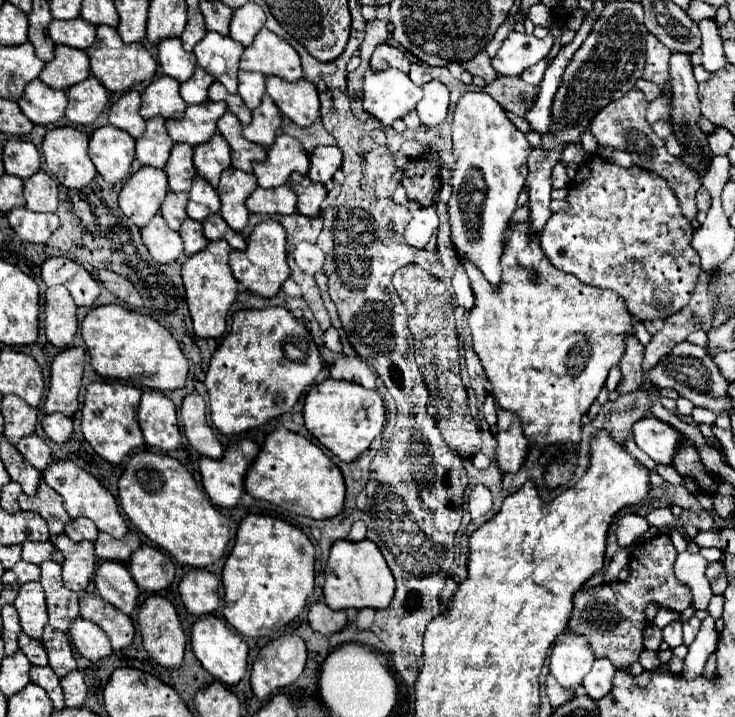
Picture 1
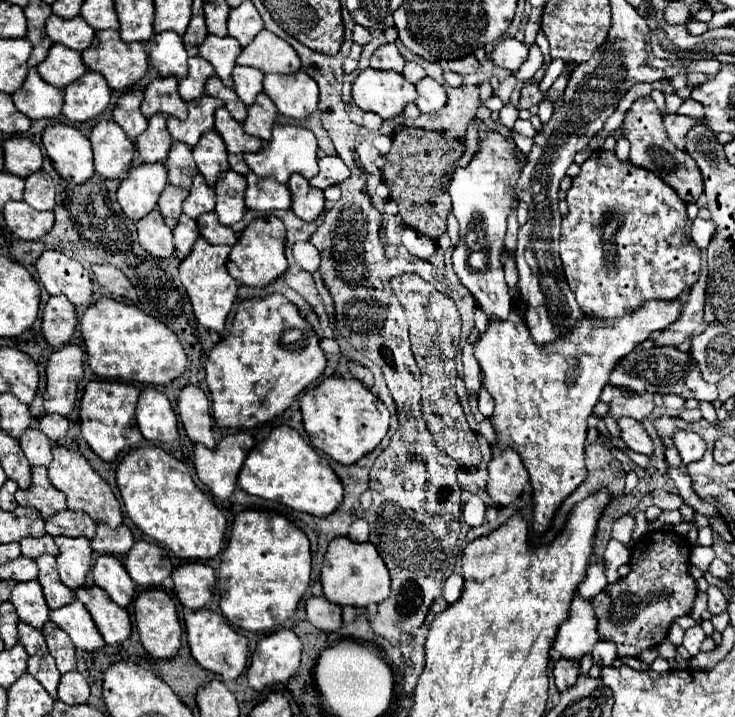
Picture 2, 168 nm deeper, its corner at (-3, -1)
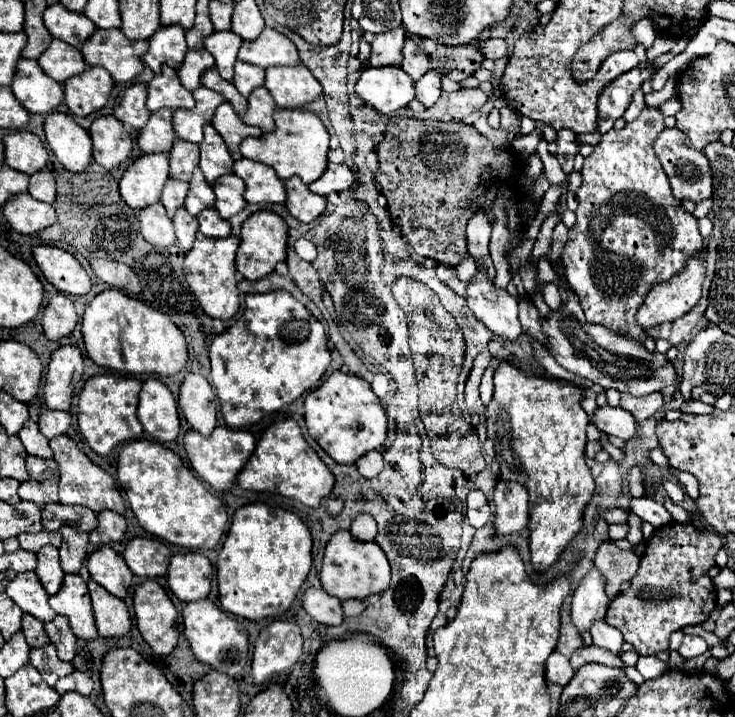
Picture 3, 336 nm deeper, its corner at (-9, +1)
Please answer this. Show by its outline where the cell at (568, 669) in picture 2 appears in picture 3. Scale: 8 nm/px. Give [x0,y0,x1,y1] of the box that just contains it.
[571,647,625,669]

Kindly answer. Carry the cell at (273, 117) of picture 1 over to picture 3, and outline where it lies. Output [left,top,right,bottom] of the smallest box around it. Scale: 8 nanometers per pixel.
[243,87,275,133]

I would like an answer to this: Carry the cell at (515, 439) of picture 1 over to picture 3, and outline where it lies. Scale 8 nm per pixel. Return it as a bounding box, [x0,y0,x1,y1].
[495,483,529,533]

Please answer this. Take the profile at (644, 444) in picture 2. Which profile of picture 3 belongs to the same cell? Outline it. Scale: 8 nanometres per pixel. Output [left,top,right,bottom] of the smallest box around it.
[591,405,637,441]

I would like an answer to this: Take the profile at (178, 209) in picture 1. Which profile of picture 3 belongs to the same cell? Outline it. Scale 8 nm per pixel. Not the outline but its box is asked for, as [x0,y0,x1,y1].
[161,179,189,217]

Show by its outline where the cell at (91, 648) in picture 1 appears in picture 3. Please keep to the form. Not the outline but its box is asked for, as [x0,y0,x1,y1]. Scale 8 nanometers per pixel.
[49,573,97,639]

